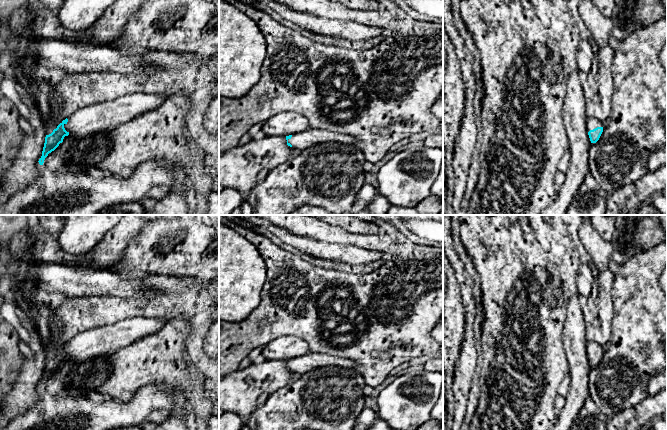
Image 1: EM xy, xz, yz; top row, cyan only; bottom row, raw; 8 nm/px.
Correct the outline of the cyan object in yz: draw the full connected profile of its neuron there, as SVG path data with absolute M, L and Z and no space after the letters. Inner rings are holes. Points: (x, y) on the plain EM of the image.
M587 341L587 355L590 362L591 367L596 367L602 356L603 356L604 348L598 345L594 341Z

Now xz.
M312 353L286 360L287 369L296 376L324 366L337 365L357 369L356 364L348 359L334 357L325 353Z

